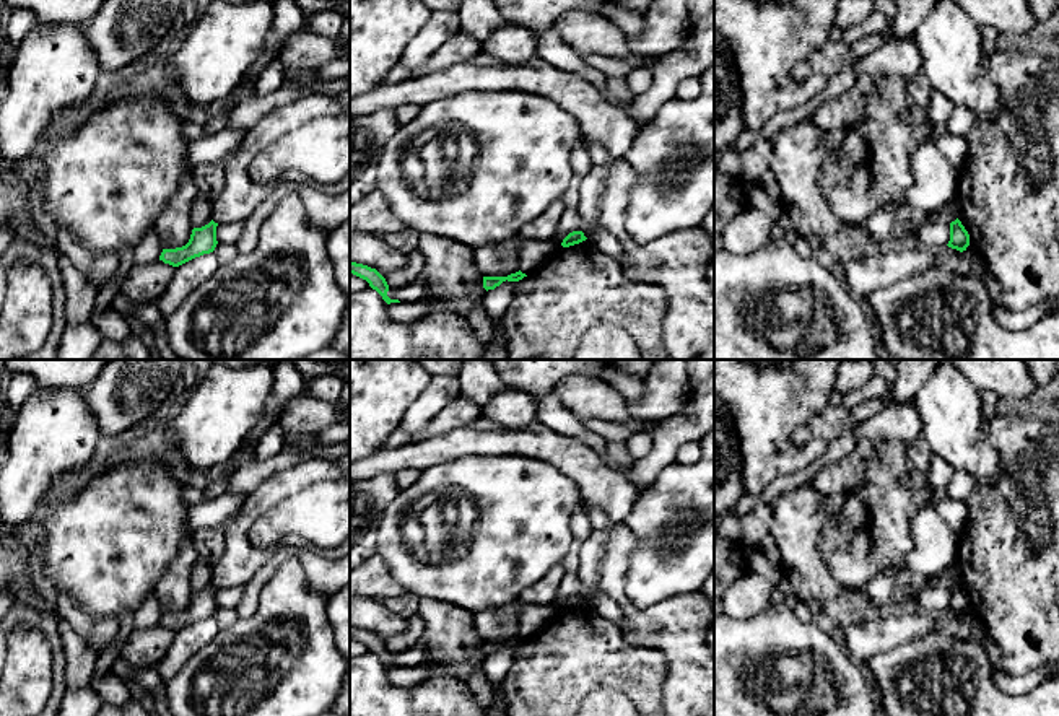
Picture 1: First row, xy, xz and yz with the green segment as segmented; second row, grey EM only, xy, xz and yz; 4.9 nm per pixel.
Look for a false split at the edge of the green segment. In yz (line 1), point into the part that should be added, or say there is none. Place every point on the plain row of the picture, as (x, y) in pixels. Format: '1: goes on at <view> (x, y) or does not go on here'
1: does not go on here

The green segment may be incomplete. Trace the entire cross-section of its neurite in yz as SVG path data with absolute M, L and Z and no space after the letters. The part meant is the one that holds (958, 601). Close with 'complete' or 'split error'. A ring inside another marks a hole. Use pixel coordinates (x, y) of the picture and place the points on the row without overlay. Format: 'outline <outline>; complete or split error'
outline M958 583L950 587L950 605L947 610L960 617L970 610L970 599Z; complete

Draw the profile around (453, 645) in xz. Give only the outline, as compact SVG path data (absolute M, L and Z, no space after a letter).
M421 600L418 615L425 622L425 661L431 674L444 672L465 682L467 675L482 669L486 654L483 638L465 609L438 600Z

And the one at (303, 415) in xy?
M294 397L291 399L278 420L283 431L298 434L322 433L335 423L350 423L343 418L340 402L327 402L316 397Z

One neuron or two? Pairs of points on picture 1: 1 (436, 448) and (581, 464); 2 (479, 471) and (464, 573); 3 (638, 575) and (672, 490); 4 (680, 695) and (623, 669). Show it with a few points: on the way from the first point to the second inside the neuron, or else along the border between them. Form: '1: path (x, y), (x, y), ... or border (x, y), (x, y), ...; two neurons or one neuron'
1: path (472, 441), (539, 441), (545, 445); one neuron
2: path (496, 497), (496, 541), (490, 547); one neuron
3: path (654, 554), (659, 524), (672, 511); one neuron
4: border (654, 650), (659, 650), (666, 661), (662, 698); two neurons

